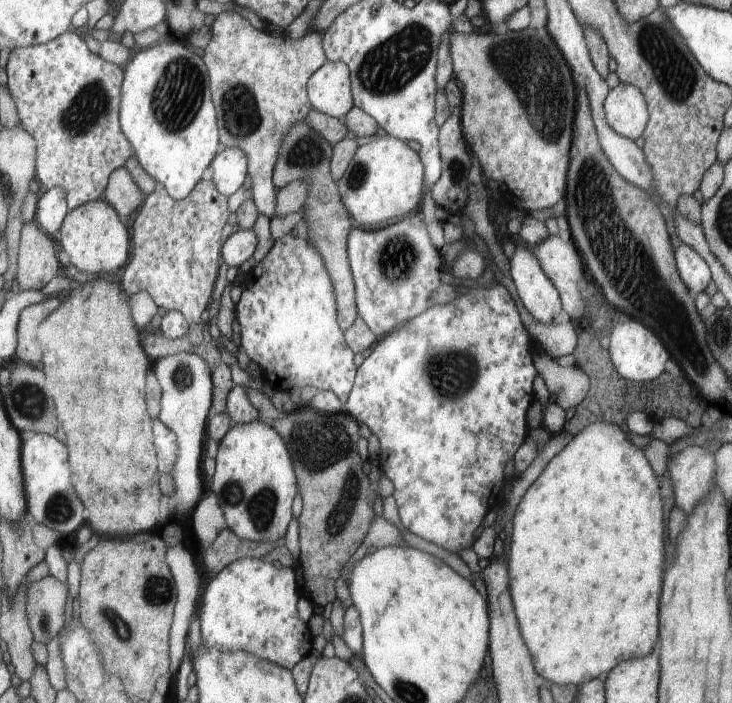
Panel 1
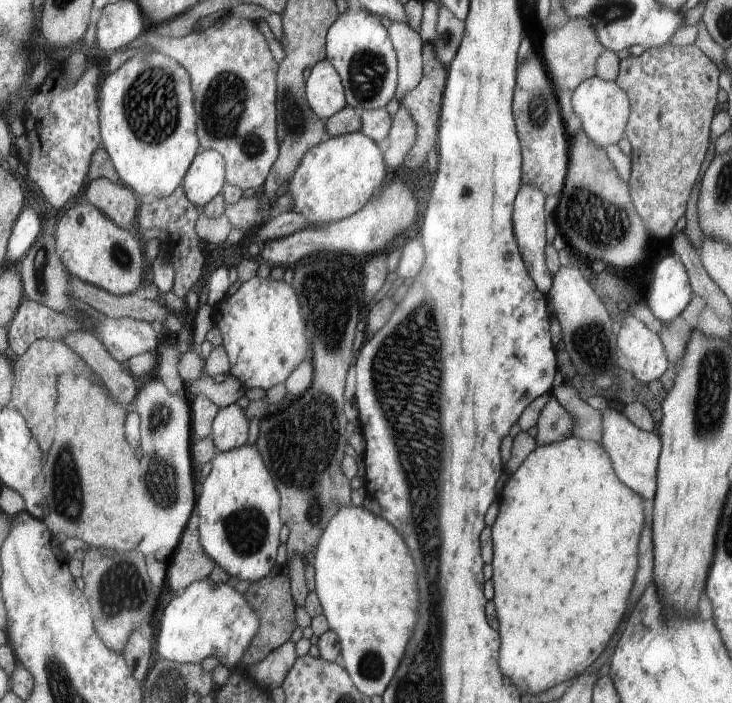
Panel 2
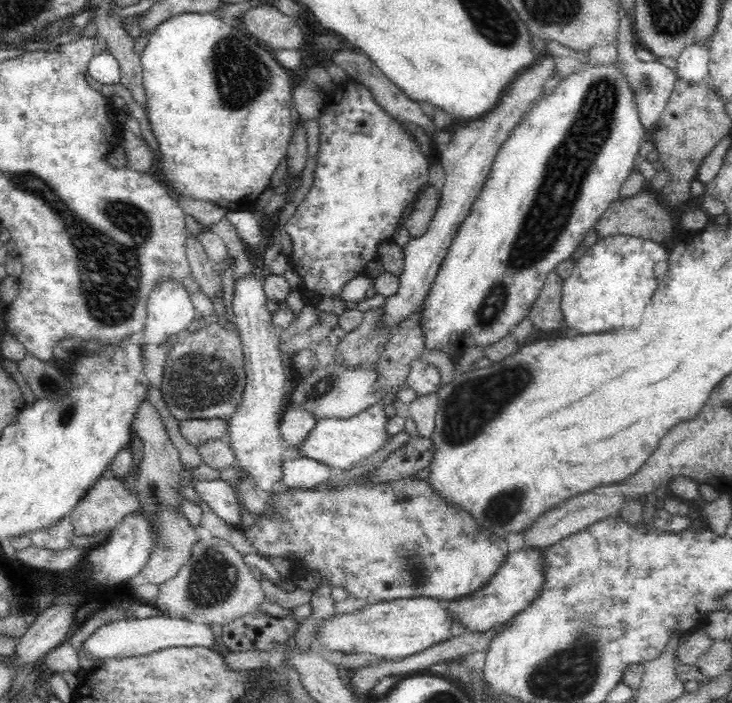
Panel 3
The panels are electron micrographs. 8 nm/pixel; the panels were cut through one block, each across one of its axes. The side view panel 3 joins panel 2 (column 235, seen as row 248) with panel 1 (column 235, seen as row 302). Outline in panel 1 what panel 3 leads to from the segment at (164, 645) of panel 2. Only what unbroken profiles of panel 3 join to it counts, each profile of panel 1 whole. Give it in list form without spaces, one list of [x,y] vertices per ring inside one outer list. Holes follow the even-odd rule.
[[[257,557],[237,559],[215,574],[200,596],[201,641],[220,651],[242,650],[291,670],[311,650],[309,630],[295,608],[297,598],[293,567],[273,568]]]

